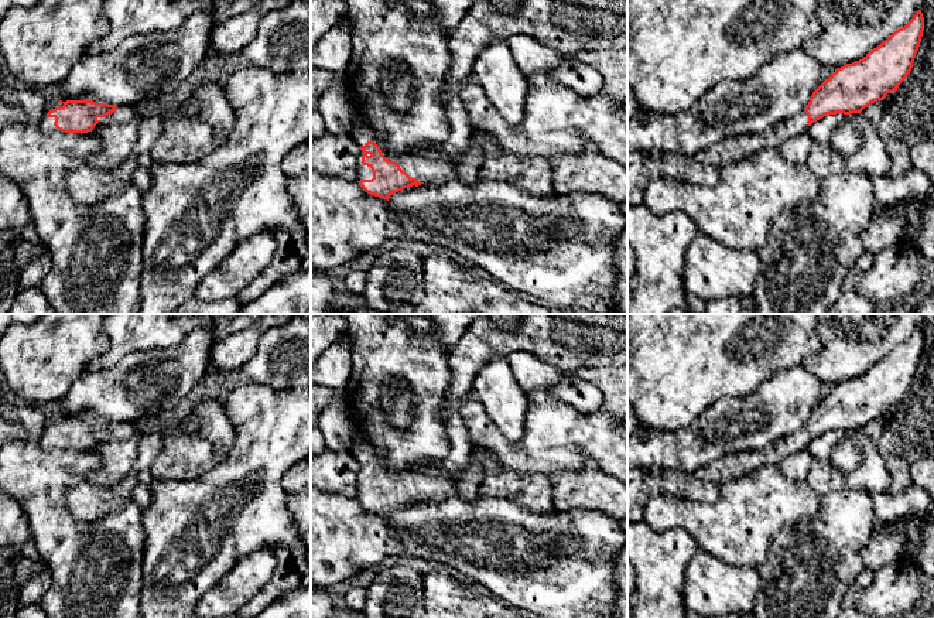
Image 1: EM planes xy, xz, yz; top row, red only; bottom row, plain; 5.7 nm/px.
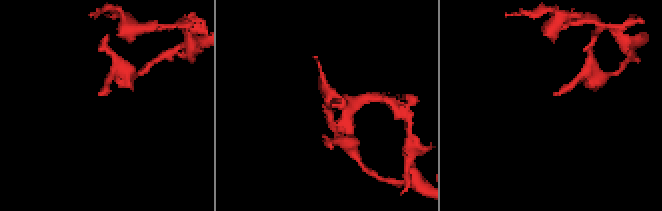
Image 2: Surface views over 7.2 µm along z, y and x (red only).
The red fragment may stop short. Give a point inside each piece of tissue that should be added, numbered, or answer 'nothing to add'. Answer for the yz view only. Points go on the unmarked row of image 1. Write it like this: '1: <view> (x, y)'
1: yz (734, 465)

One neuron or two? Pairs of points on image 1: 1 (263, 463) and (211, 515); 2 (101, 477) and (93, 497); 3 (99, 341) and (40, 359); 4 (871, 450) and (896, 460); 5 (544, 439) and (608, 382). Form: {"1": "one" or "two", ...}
{"1": "one", "2": "two", "3": "one", "4": "two", "5": "two"}

